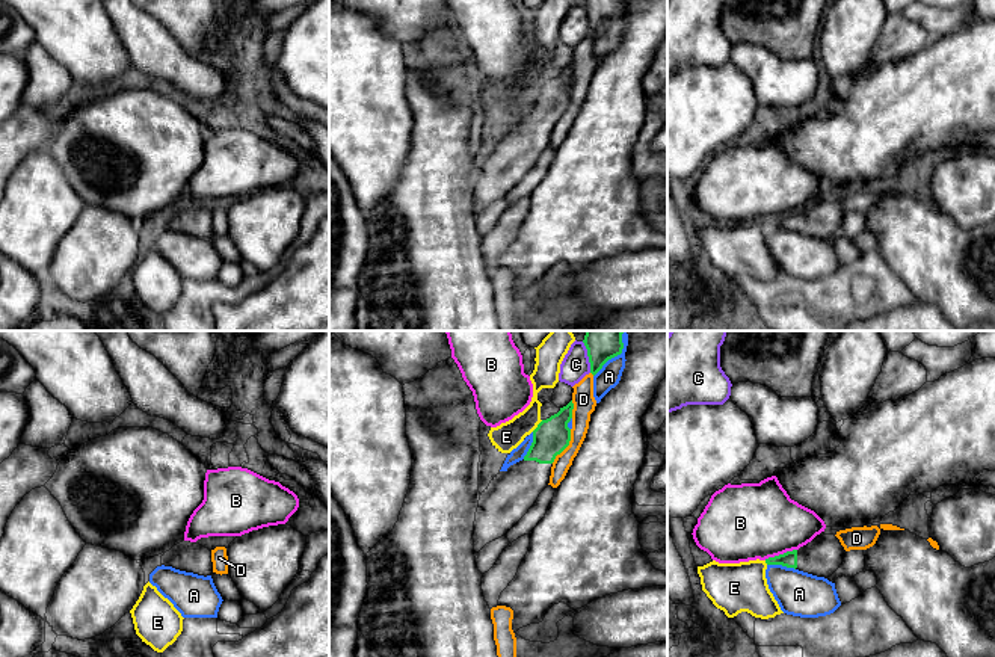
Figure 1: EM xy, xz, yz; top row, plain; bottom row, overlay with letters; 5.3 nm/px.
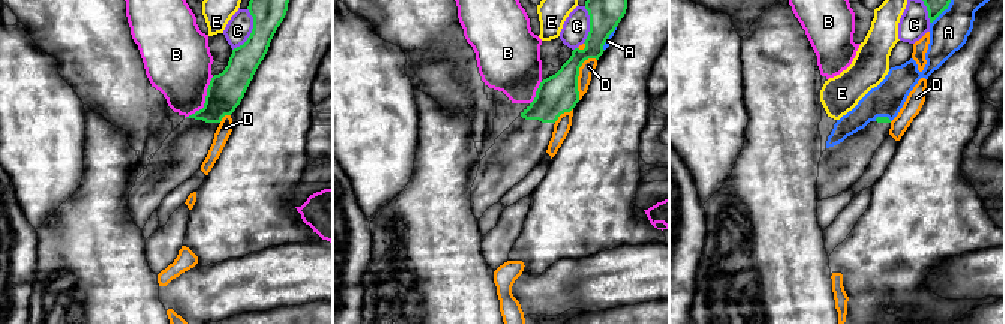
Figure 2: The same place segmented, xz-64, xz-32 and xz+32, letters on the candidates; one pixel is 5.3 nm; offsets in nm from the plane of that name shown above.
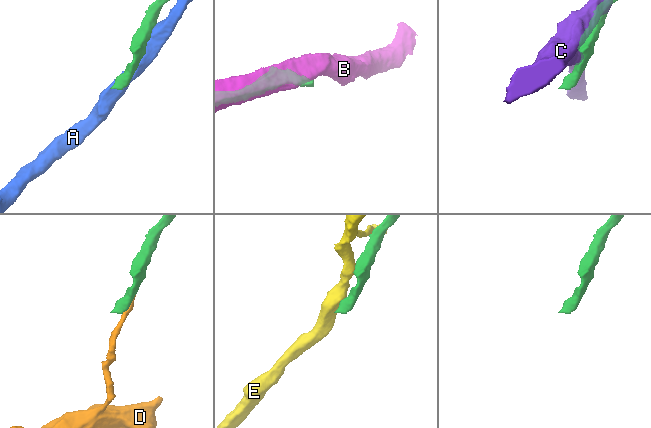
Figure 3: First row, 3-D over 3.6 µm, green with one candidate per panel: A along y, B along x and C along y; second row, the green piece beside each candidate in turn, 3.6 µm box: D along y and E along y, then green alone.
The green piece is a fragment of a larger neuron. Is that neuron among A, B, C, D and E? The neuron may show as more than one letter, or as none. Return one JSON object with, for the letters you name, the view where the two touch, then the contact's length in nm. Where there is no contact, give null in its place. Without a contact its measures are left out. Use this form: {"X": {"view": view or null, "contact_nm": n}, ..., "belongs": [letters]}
{"belongs": []}

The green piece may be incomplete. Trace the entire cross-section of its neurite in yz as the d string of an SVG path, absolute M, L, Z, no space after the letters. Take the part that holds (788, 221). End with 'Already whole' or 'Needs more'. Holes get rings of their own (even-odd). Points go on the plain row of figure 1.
M823 196L799 211L766 221L767 227L782 227L817 239L832 237L846 217L846 211L835 196Z. Needs more

